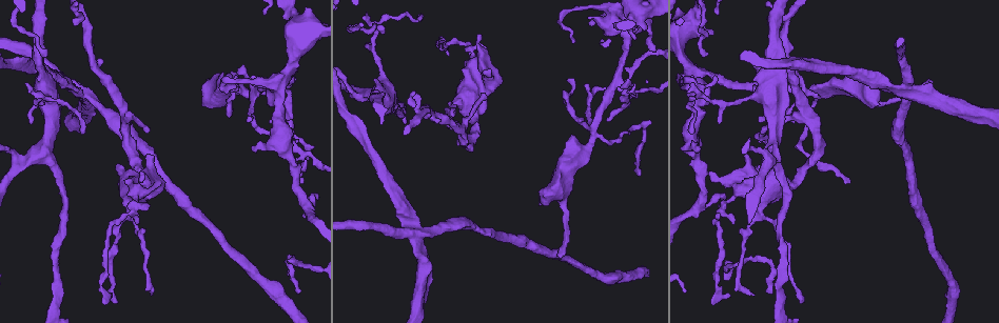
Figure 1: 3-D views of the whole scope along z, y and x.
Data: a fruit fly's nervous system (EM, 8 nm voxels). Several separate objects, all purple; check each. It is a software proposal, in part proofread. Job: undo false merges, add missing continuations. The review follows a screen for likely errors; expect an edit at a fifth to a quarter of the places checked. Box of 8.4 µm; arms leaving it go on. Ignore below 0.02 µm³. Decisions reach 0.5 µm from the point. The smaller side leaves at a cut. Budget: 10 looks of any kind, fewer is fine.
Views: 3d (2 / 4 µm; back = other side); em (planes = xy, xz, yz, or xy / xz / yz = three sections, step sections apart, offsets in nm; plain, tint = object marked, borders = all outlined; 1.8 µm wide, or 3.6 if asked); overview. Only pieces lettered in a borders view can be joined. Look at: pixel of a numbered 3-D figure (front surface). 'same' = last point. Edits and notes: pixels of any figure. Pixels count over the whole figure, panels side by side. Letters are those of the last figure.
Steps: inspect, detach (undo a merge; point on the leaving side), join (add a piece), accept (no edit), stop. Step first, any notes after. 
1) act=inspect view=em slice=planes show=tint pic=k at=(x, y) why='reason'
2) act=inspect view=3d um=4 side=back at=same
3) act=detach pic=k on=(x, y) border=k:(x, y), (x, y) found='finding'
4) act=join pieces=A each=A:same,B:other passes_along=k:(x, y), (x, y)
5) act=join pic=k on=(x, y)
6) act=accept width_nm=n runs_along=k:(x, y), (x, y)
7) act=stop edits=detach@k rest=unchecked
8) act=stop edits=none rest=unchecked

act=inspect view=3d um=2 side=back pic=1 at=(253, 91) why='four or more arms meet'

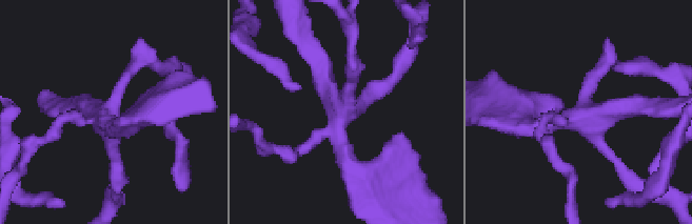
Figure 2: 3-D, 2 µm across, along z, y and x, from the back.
act=inspect view=em slice=planes show=borders pic=2 at=(339, 114)

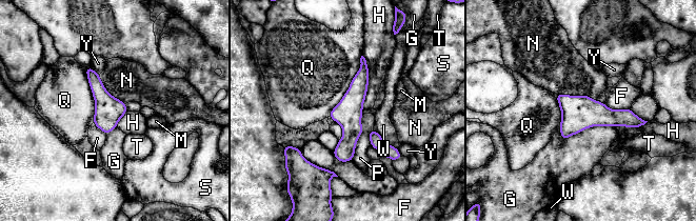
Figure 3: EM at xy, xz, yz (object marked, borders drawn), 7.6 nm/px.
act=accept width_nm=220 each=F:other,G:other,H:other,M:other,N:other,P:other,Q:other,S:other,T:other,W:other,Y:other border=3:(362, 55), (368, 92), (361, 114) found='one neuron here'

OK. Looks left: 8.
act=inspect view=em slice=planes show=plain pic=1 at=(221, 102) why='calibre changes'

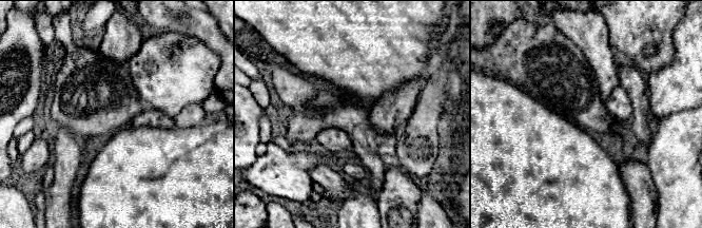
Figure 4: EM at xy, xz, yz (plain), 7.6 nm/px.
act=inspect view=em slice=planes show=tint at=same why='where the object lies'

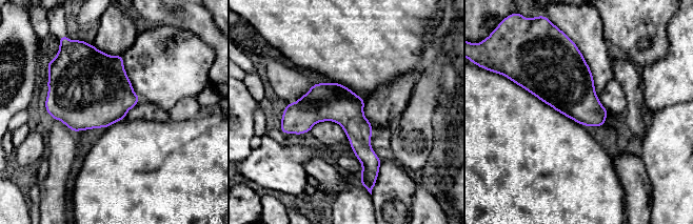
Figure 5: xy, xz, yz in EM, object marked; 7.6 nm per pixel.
act=inspect view=em slice=planes show=borders at=same

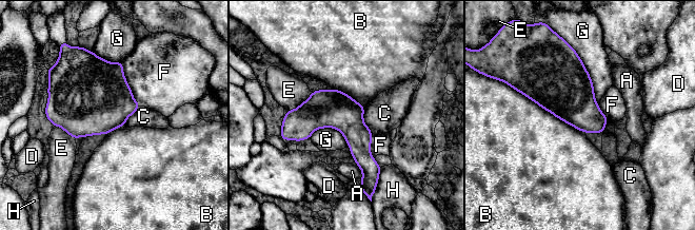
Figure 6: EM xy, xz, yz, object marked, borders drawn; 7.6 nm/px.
act=accept each=A:other,B:other,C:other,D:other,E:other,F:other,G:other,H:other border=6:(515, 90), (584, 133) found='continuous, no second neuron'

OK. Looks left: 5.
act=inspect view=em slice=planes show=borders pic=1 at=(639, 174) why='long arm stops here'

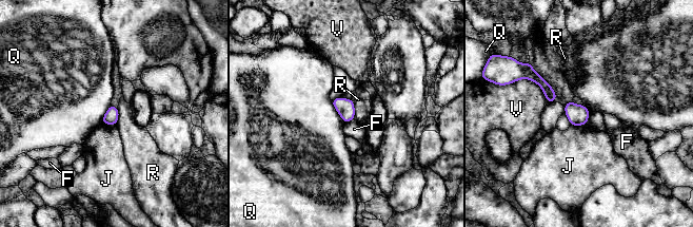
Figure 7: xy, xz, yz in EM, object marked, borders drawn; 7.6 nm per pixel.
act=accept each=F:other,J:other,Q:other,R:other,V:other border=7:(331, 100), (334, 109), (344, 121) found='none of them fits'

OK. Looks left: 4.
act=inspect view=3d um=4 side=back pic=1 at=(722, 208) why='an open end'

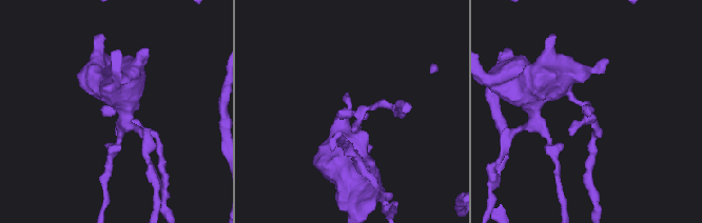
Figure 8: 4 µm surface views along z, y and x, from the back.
act=inspect view=em slice=xy step=4 show=tint pic=8 at=(589, 114)

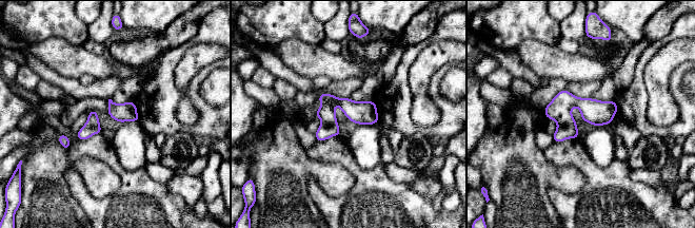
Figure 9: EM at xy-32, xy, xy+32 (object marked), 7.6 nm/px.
act=inspect view=em slice=planes show=borders at=same why='cut it another way'

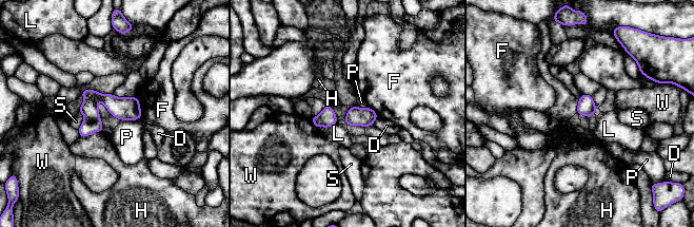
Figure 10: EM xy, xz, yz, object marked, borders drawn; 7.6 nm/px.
act=accept each=D:other,F:other,H:other,L:other,P:other,S:other,W:other border=10:(139, 118), (121, 120) found='none of them fits'

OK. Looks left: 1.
act=stop edits=none rest=unchecked

